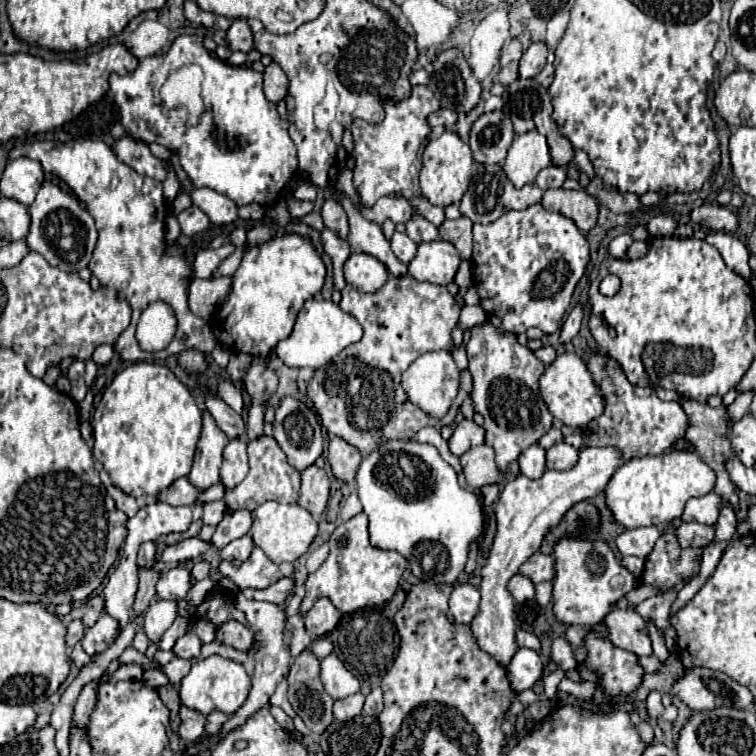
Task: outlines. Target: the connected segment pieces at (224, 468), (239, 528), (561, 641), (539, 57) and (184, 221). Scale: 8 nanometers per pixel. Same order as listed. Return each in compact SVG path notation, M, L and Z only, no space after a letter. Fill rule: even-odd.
M240 438L232 440L224 448L224 462L220 466L220 480L226 488L234 488L238 482L246 478L248 472L248 444Z
M248 510L228 512L228 514L224 514L222 522L216 526L216 532L212 536L212 544L218 550L222 550L232 540L248 534L250 532L250 526L252 526L252 516L250 516Z
M554 638L554 644L552 644L552 660L562 668L562 670L572 670L576 668L576 660L574 660L574 654L572 654L572 646L568 644L566 638Z
M534 42L519 61L519 77L523 79L534 78L546 66L546 44Z
M192 206L192 208L188 208L188 210L182 210L176 218L178 218L178 222L180 222L182 234L188 236L188 238L196 236L198 232L202 232L202 230L206 230L206 228L210 226L208 216L206 216L202 210L198 210L196 206Z

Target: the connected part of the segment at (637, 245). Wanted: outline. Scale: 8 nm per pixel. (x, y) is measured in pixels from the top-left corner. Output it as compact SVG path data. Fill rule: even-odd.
M634 241L629 247L624 260L634 260L645 256L649 250L649 243L644 241Z

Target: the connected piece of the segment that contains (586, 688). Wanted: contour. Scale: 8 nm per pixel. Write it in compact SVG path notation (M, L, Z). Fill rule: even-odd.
M564 677L558 685L558 690L572 694L581 701L588 702L595 693L596 684L590 681L573 682Z

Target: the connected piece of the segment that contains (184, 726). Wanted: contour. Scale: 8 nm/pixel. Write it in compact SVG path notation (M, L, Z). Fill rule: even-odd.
M186 706L180 708L180 718L182 718L182 724L180 724L180 738L186 742L186 744L194 744L196 740L200 740L200 736L204 734L204 724L206 724L206 718L202 714L198 714L196 710L190 710Z

